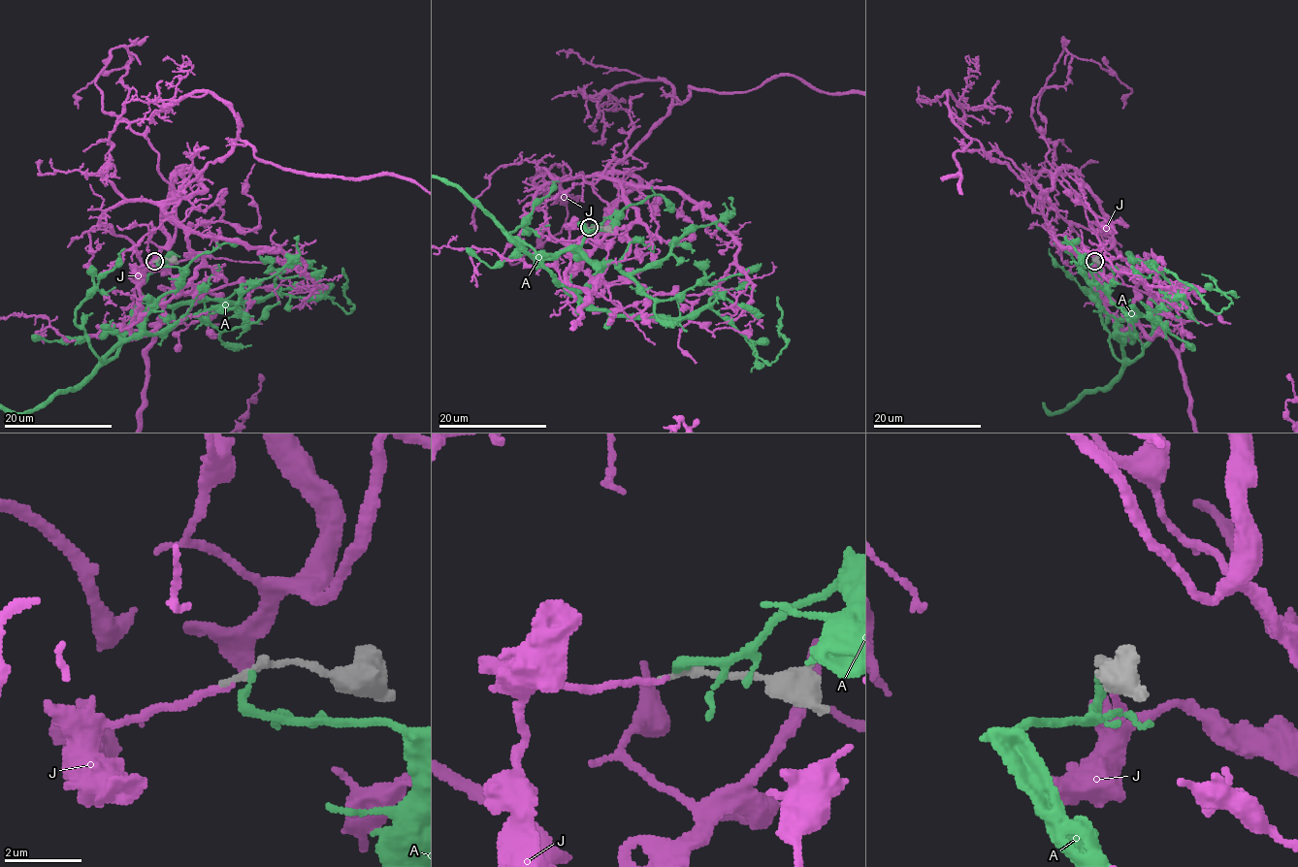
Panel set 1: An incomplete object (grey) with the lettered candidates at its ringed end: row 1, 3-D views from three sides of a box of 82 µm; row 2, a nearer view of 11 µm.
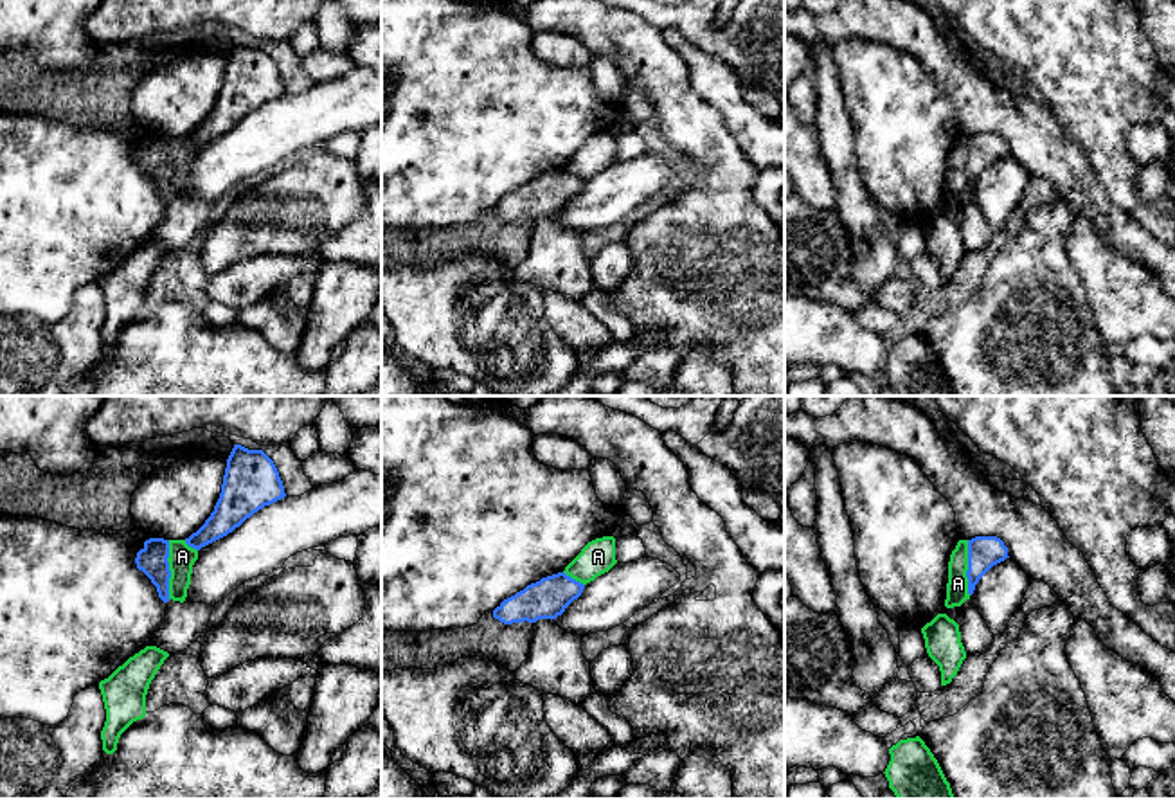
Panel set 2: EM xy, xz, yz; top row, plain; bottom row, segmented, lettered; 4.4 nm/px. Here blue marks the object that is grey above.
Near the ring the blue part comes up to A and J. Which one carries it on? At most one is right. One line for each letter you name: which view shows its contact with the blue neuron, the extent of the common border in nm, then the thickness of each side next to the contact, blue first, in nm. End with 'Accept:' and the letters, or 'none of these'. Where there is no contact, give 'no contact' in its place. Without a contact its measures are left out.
J: no contact
Accept: J

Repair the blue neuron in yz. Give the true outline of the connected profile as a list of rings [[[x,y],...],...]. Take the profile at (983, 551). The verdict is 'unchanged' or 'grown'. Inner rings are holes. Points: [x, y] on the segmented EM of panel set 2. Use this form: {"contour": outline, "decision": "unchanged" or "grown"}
{"contour": [[[975,536],[968,540],[968,594],[972,596],[979,579],[1006,558],[1009,558],[1008,547],[997,536]]], "decision": "unchanged"}

